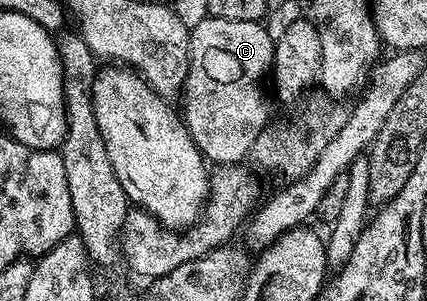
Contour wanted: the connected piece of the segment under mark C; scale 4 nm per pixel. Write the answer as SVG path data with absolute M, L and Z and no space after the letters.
M208 16L196 25L194 29L190 30L190 66L188 67L188 75L186 76L186 88L181 94L180 102L180 116L186 122L188 131L192 135L192 139L196 142L197 147L202 152L203 158L209 162L216 162L216 165L236 165L239 164L243 158L245 160L250 153L252 144L255 143L256 138L260 135L260 131L266 129L269 124L270 118L270 105L266 99L264 89L260 86L262 79L269 76L273 68L274 59L274 39L269 35L265 24L256 21L237 22L228 19L216 19L215 17Z

